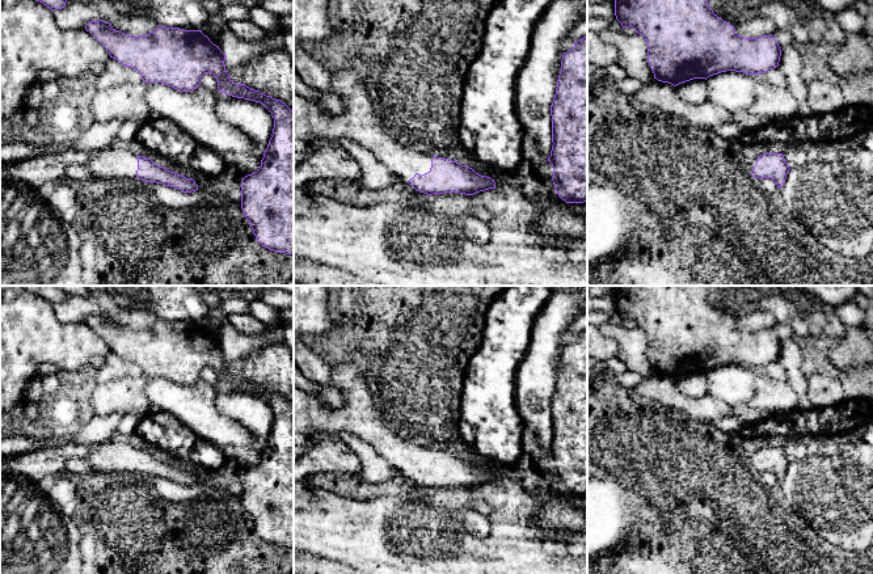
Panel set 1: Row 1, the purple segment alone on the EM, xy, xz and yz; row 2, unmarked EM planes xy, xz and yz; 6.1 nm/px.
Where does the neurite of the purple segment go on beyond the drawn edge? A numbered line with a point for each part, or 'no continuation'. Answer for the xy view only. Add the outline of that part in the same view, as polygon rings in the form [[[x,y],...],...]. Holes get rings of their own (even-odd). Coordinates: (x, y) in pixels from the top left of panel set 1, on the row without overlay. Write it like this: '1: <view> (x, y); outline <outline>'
1: xy (116, 455); outline [[[119,436],[111,438],[85,457],[92,468],[105,473],[139,473],[138,451]]]

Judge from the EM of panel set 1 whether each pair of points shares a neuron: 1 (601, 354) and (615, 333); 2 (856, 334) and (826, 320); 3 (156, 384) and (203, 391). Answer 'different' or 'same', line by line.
1: different
2: different
3: same

